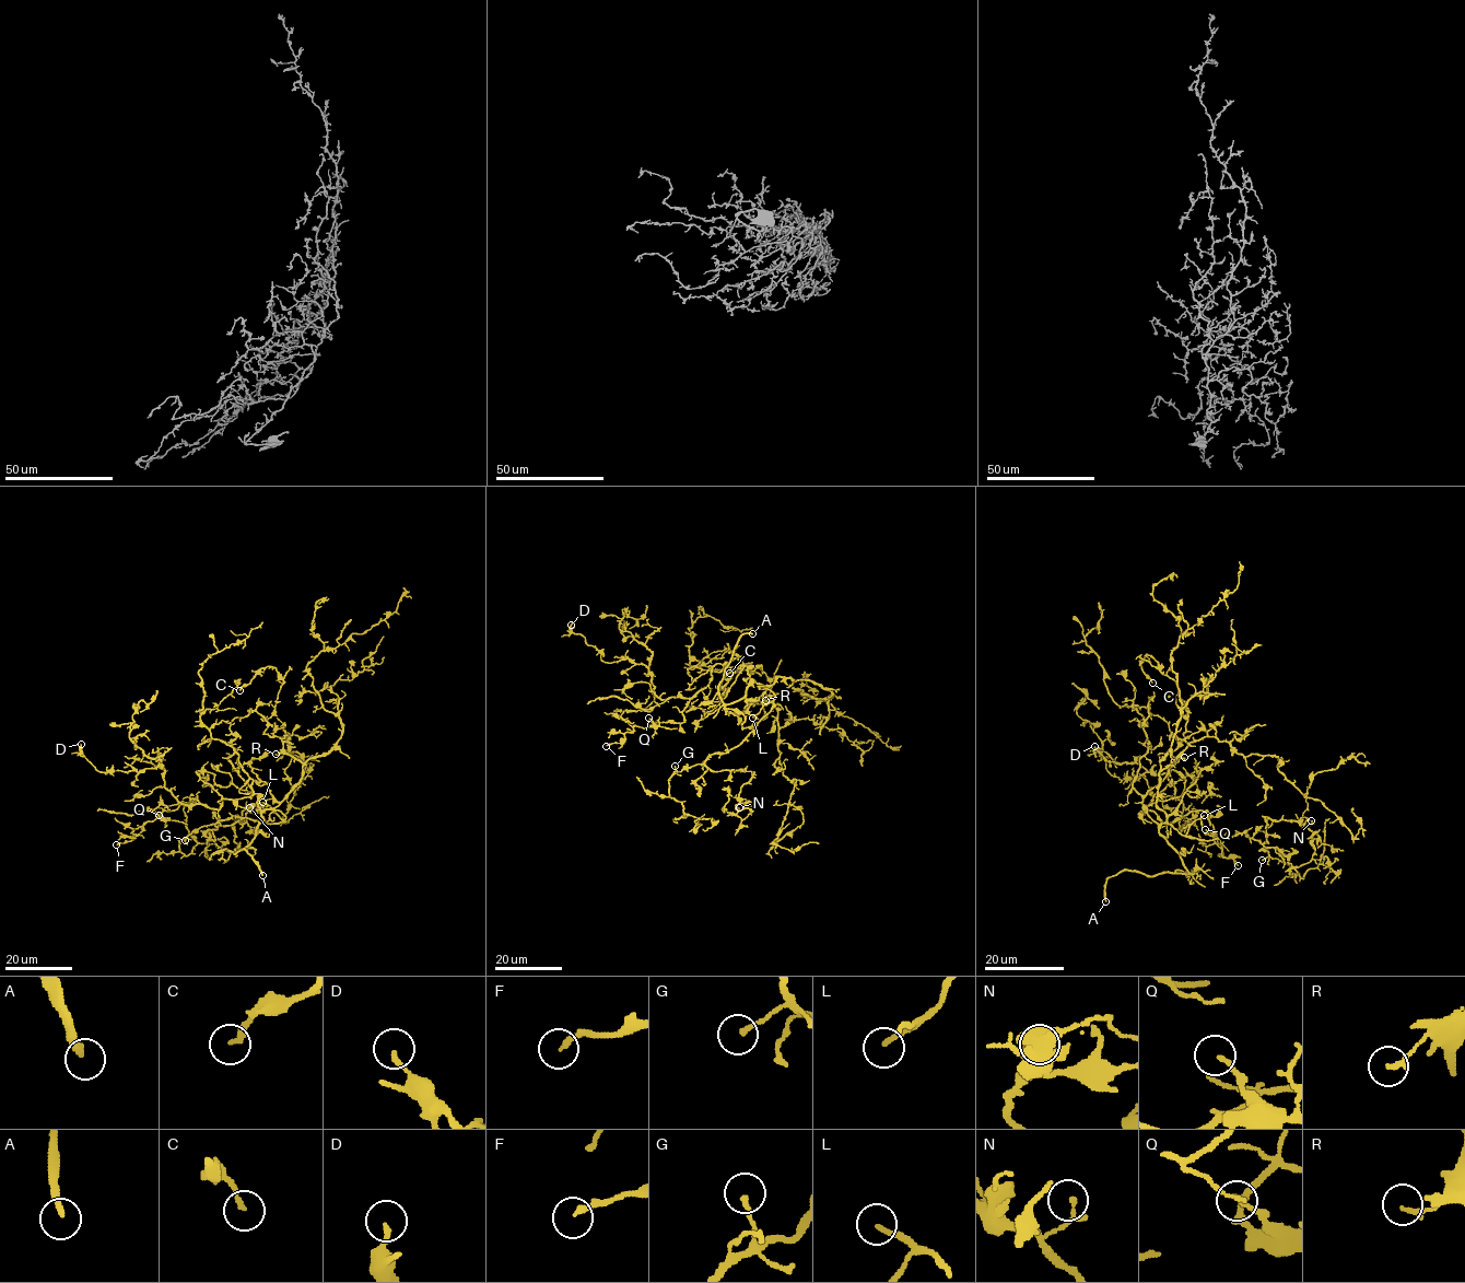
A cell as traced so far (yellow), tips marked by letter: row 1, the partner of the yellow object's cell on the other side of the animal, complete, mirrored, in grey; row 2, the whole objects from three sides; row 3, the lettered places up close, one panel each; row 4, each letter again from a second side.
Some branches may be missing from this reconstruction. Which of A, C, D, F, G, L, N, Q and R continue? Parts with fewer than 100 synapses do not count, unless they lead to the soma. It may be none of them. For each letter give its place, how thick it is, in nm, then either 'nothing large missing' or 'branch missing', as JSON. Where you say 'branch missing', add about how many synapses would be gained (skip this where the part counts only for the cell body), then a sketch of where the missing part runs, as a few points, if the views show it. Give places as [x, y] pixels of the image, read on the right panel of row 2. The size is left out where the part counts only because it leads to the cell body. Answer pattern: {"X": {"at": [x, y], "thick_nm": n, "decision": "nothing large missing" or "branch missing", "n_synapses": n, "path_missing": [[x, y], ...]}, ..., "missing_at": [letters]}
{"A": {"at": [1105, 901], "thick_nm": 240, "decision": "branch missing", "path_missing": [[1105, 901], [1115, 924], [1118, 921], [1122, 926]]}, "C": {"at": [1152, 683], "thick_nm": 170, "decision": "nothing large missing"}, "D": {"at": [1094, 746], "thick_nm": 160, "decision": "nothing large missing"}, "F": {"at": [1238, 865], "thick_nm": 190, "decision": "nothing large missing"}, "G": {"at": [1262, 860], "thick_nm": 150, "decision": "nothing large missing"}, "L": {"at": [1204, 815], "thick_nm": 170, "decision": "branch missing", "n_synapses": 160, "path_missing": [[1204, 815], [1223, 803], [1230, 807], [1223, 819], [1229, 826], [1250, 827], [1254, 869], [1241, 866]]}, "N": {"at": [1311, 820], "thick_nm": 110, "decision": "nothing large missing"}, "Q": {"at": [1205, 829], "thick_nm": 160, "decision": "nothing large missing"}, "R": {"at": [1184, 757], "thick_nm": 170, "decision": "nothing large missing"}, "missing_at": ["A", "L"]}

